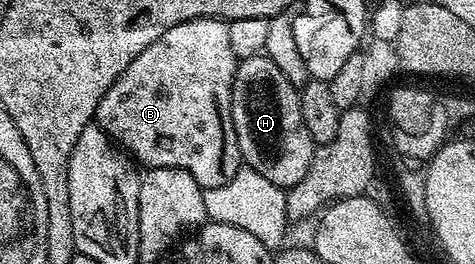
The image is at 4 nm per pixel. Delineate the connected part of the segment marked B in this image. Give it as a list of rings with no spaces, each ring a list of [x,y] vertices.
[[[198,18],[182,22],[166,30],[158,42],[146,46],[146,50],[142,50],[142,54],[126,66],[114,86],[106,90],[96,111],[95,123],[141,165],[144,163],[148,168],[181,168],[190,173],[194,182],[198,182],[203,189],[228,184],[242,167],[232,117],[232,83],[237,63],[234,50],[230,50],[228,21]]]

